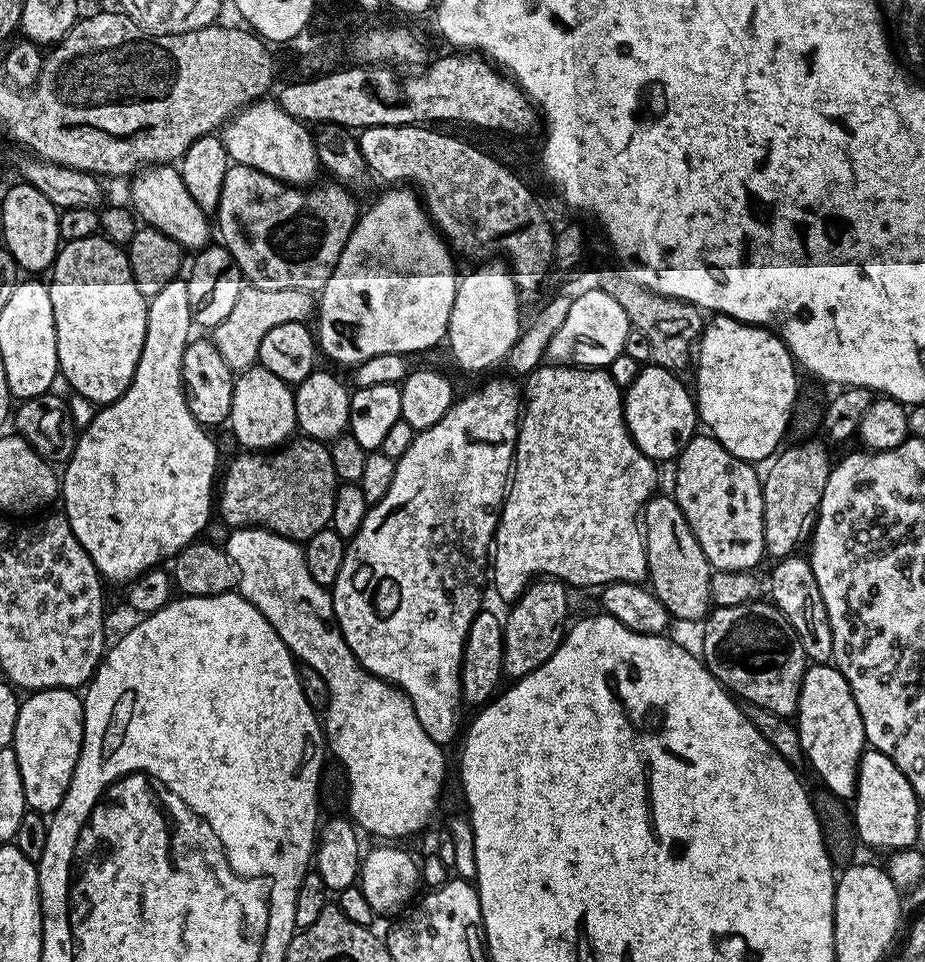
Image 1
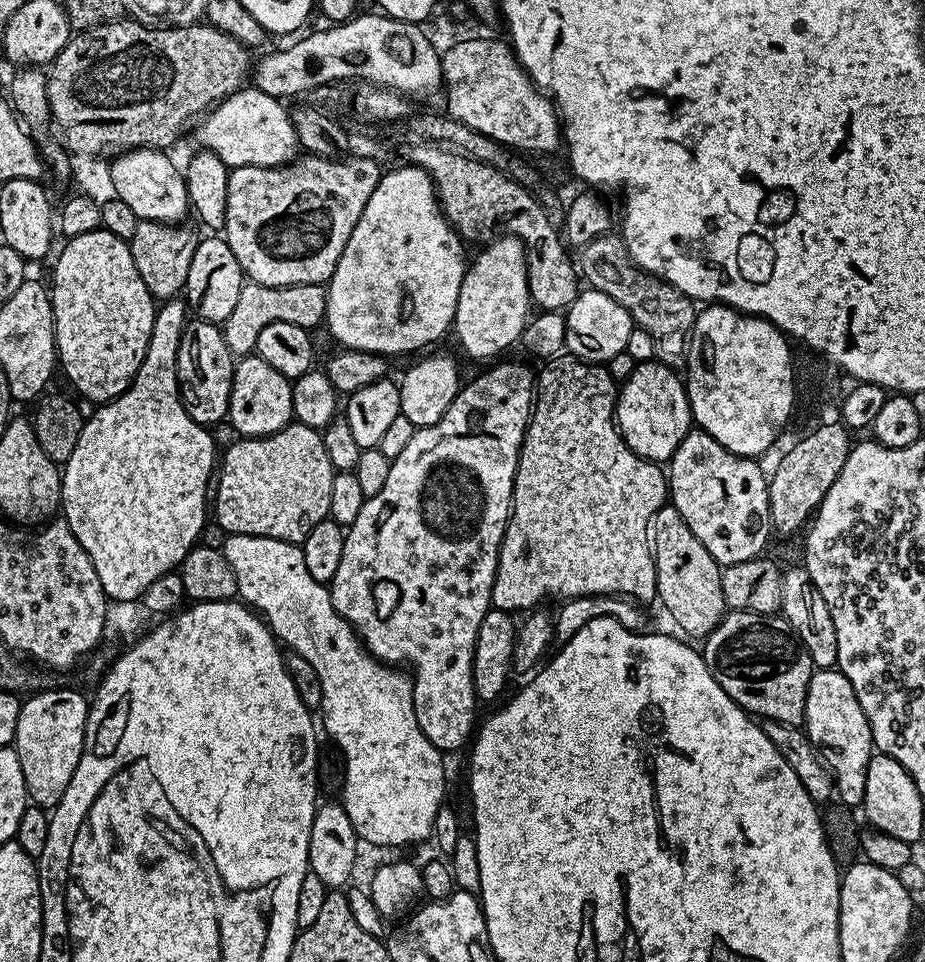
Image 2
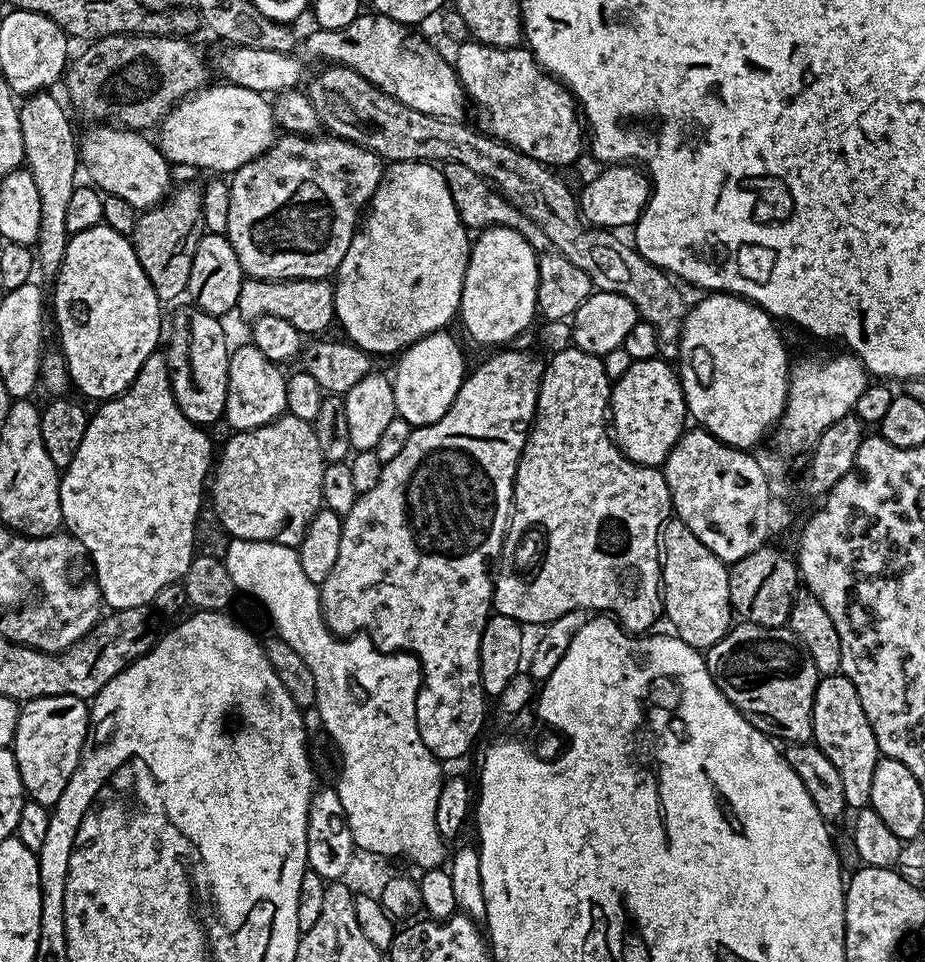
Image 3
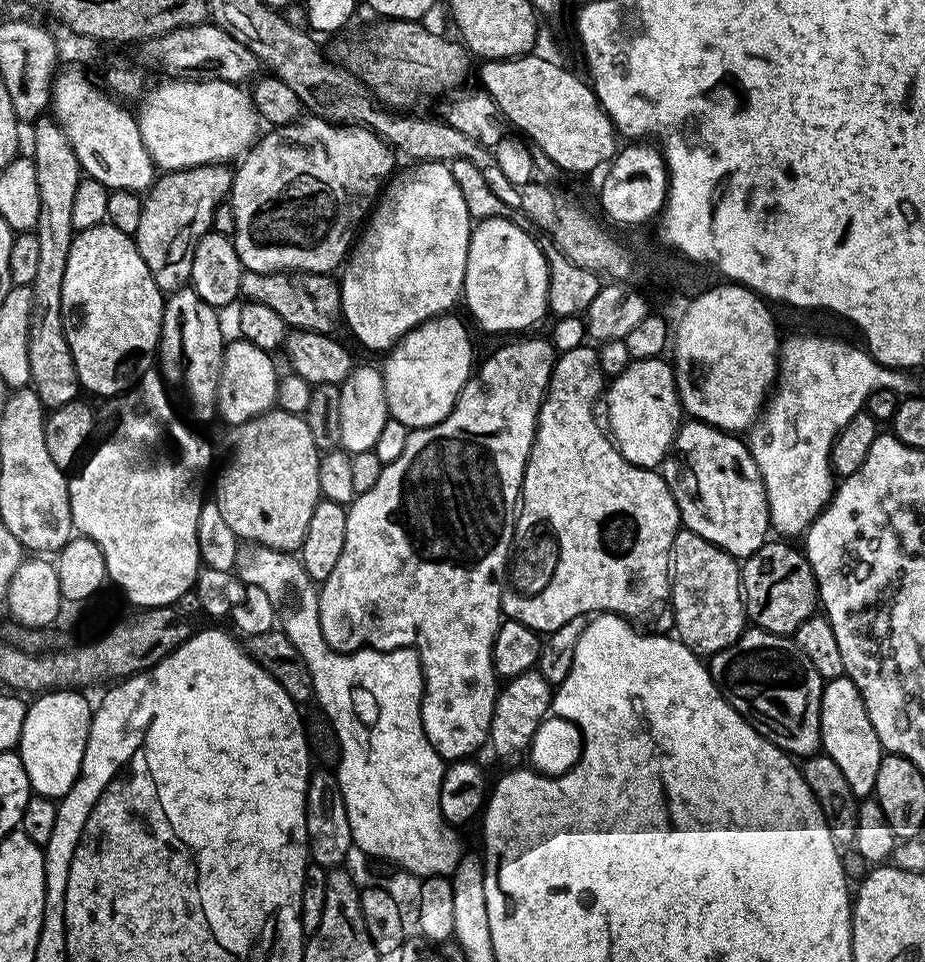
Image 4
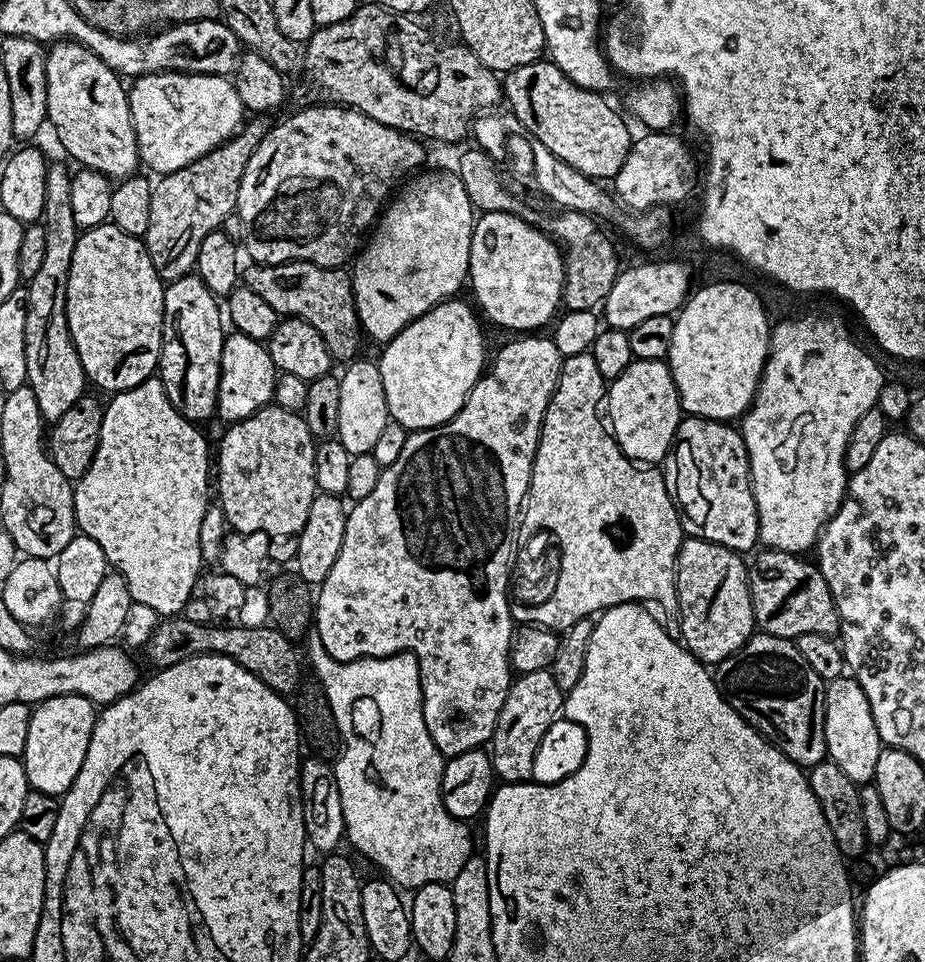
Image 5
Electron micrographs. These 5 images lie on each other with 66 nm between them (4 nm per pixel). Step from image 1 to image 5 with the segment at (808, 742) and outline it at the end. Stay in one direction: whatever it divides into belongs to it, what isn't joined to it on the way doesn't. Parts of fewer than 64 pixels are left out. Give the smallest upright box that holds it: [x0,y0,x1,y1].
[824,674,882,786]

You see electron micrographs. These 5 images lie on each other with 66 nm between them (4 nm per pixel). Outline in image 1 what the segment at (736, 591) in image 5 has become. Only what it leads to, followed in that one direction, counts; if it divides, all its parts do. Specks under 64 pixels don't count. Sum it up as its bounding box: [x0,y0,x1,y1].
[642,495,714,621]

